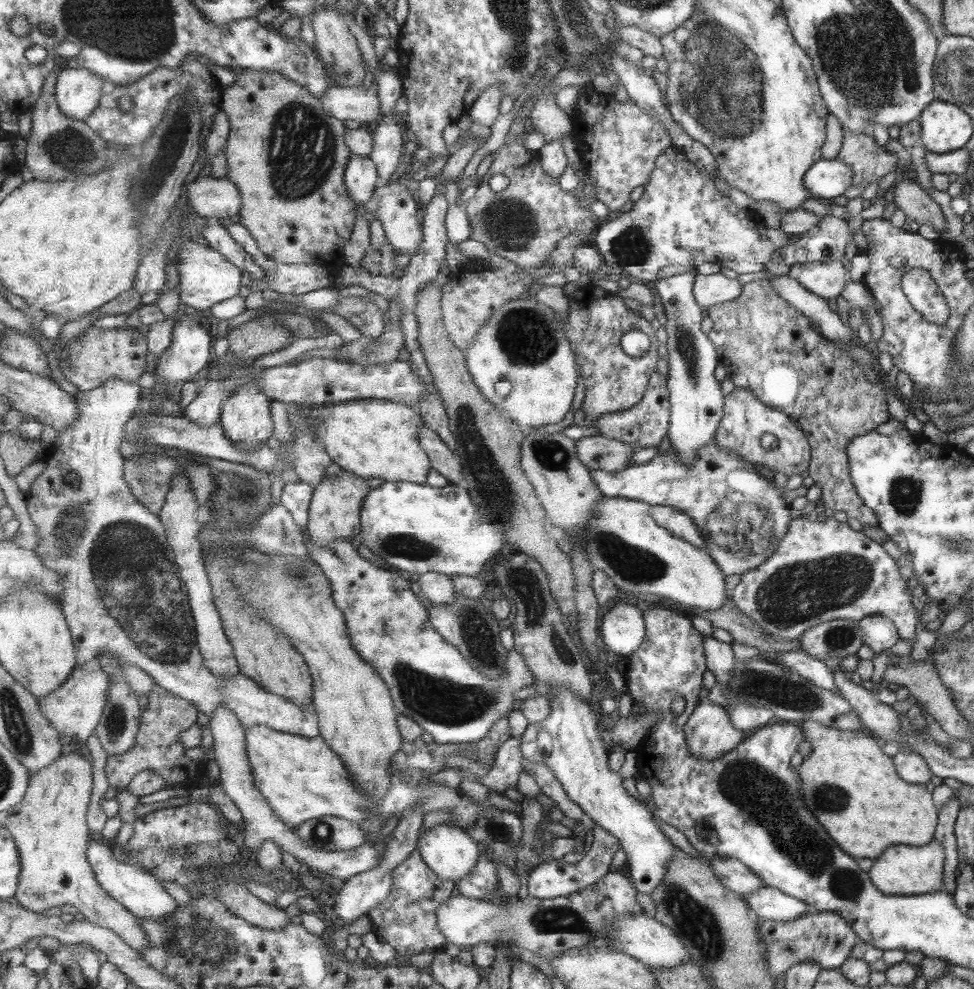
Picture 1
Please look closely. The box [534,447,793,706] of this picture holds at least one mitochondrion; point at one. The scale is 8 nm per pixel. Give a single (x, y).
(742, 528)

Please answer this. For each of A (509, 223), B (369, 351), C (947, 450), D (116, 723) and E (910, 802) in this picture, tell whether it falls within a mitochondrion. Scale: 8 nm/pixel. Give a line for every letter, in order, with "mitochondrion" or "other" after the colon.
A: mitochondrion
B: mitochondrion
C: other
D: mitochondrion
E: other

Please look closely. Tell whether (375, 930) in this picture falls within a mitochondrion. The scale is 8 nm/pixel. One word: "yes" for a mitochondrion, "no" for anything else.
no

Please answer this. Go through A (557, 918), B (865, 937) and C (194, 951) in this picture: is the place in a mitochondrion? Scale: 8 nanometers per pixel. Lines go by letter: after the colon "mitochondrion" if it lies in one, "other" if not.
A: mitochondrion
B: other
C: mitochondrion

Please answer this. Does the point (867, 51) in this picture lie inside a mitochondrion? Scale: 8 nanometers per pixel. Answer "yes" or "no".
yes

